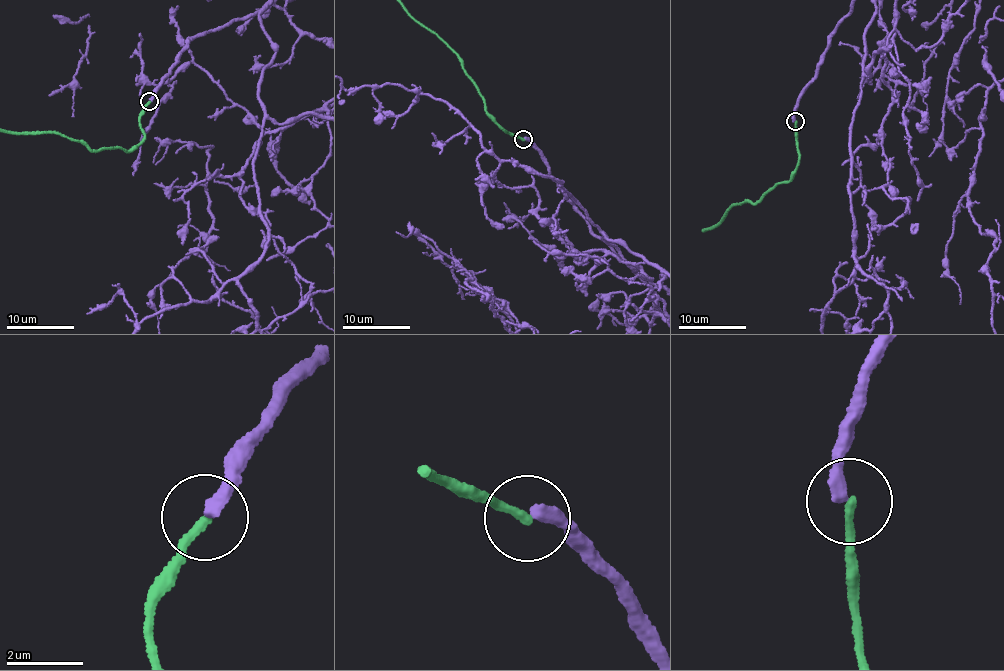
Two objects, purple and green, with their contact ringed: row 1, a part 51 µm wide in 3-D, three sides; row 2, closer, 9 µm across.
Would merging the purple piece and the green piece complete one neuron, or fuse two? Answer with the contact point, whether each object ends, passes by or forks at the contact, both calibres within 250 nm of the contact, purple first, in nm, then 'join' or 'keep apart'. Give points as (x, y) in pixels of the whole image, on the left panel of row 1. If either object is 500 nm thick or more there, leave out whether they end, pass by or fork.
(149, 101) | purple ends | green ends | 360/240 nm | keep apart

